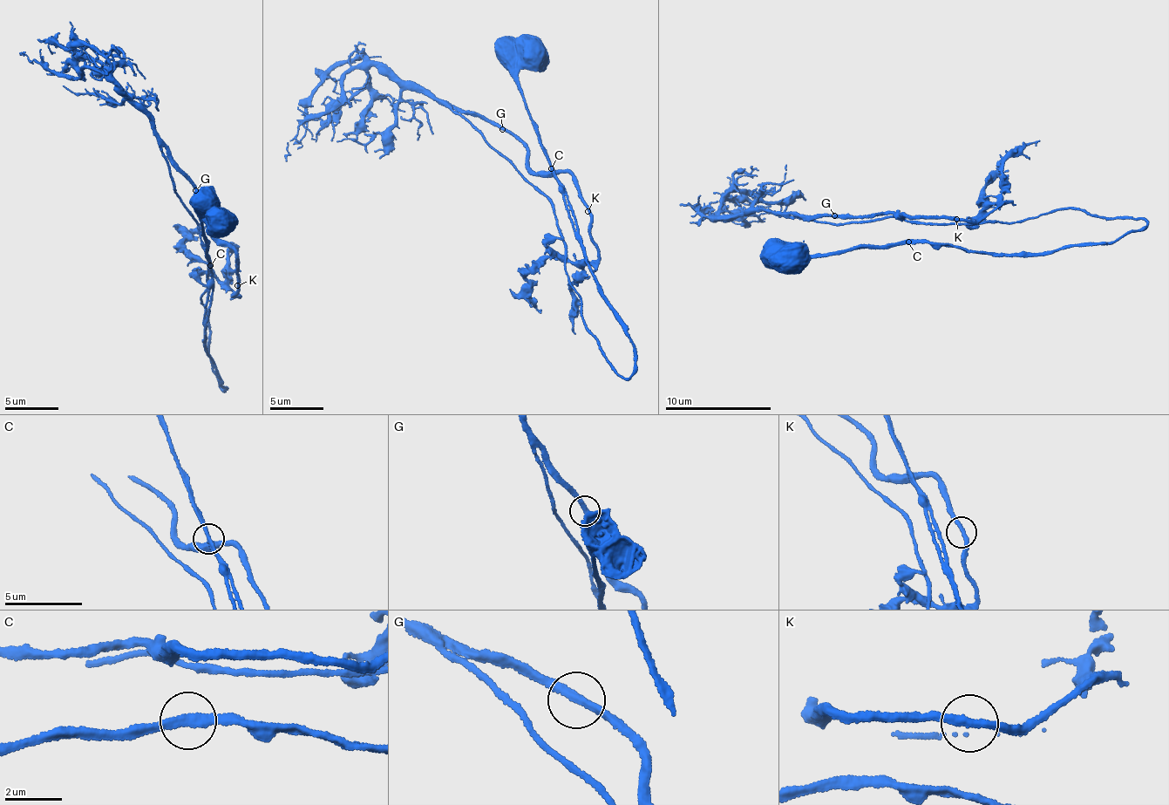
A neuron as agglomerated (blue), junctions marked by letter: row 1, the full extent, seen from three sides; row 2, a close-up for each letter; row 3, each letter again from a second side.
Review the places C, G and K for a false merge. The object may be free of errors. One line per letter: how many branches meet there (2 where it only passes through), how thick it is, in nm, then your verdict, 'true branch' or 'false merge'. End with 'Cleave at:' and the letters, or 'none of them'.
C: branches 2; calibre 280 nm; false merge
G: branches 2; calibre 280 nm; true branch
K: branches 2; calibre 280 nm; true branch
Cleave at: C

